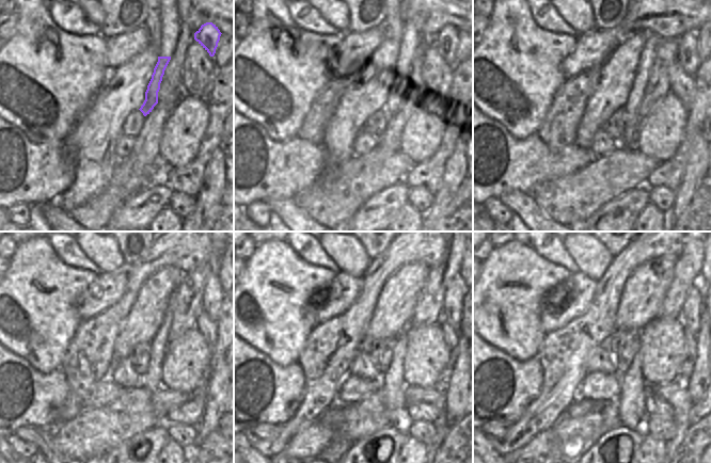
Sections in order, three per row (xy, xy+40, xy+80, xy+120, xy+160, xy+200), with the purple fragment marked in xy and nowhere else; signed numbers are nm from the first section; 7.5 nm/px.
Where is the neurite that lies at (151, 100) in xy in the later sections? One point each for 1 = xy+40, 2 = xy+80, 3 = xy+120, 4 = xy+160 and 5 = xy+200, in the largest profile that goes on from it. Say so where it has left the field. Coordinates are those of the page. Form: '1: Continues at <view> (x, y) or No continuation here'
1: Continues at xy+40 (399, 79)
2: Continues at xy+80 (631, 132)
3: Continues at xy+120 (153, 380)
4: Continues at xy+160 (392, 383)
5: Continues at xy+200 (632, 414).

